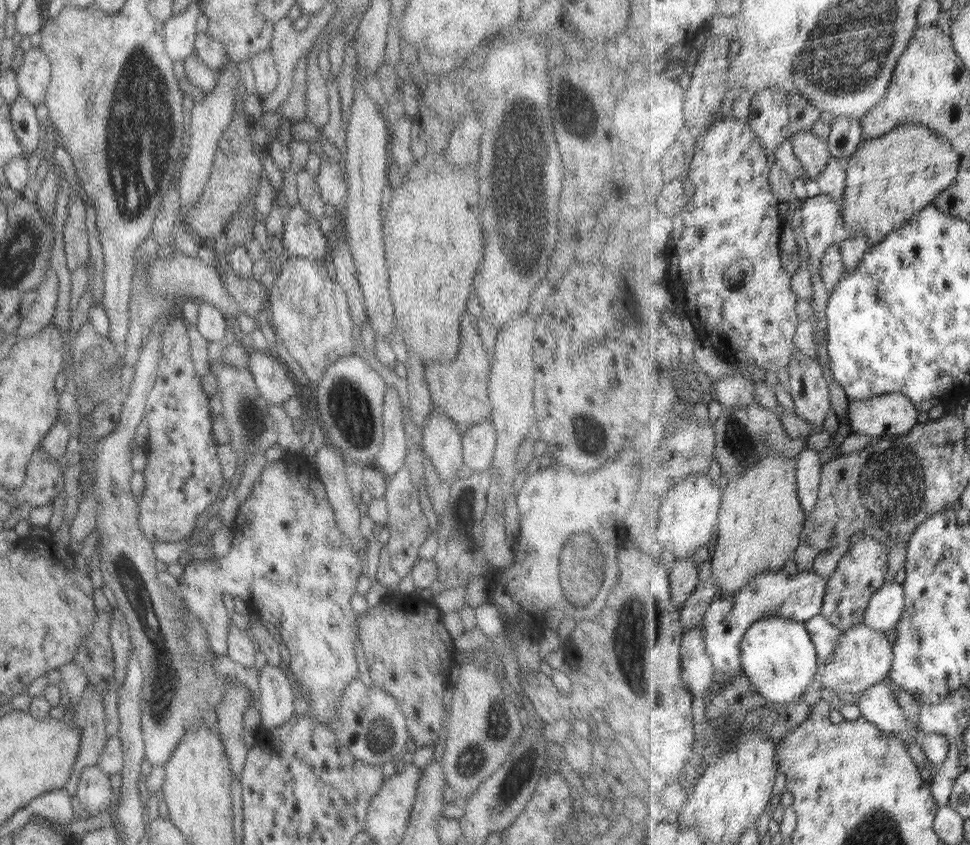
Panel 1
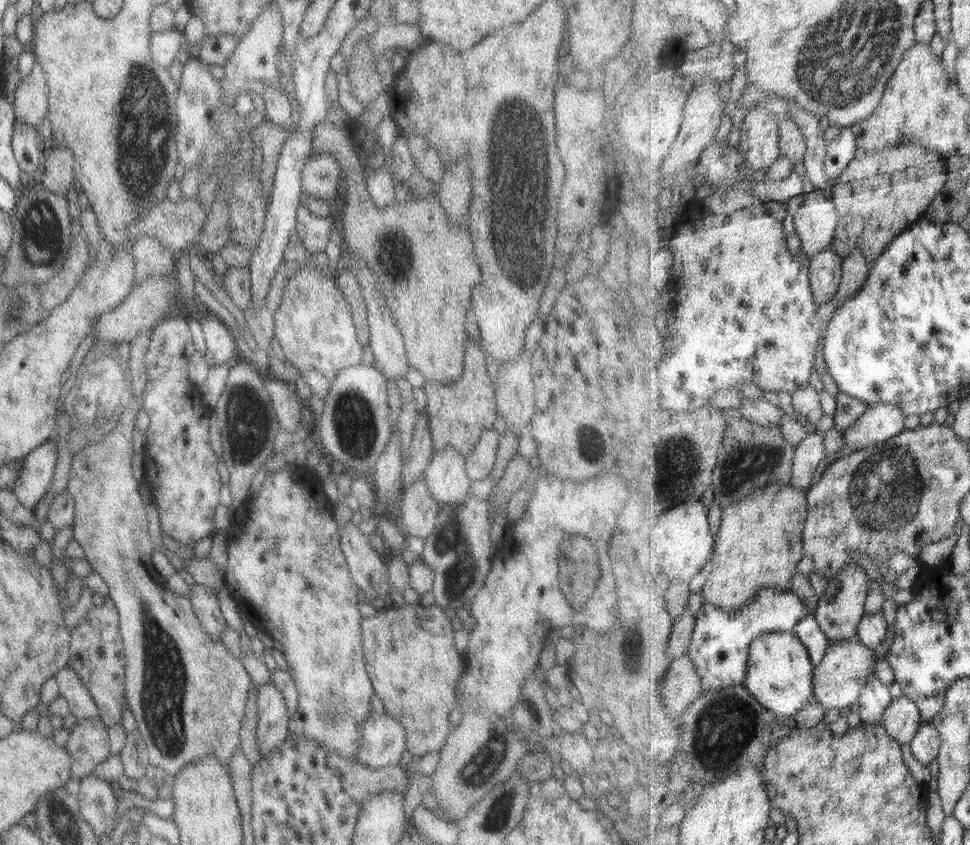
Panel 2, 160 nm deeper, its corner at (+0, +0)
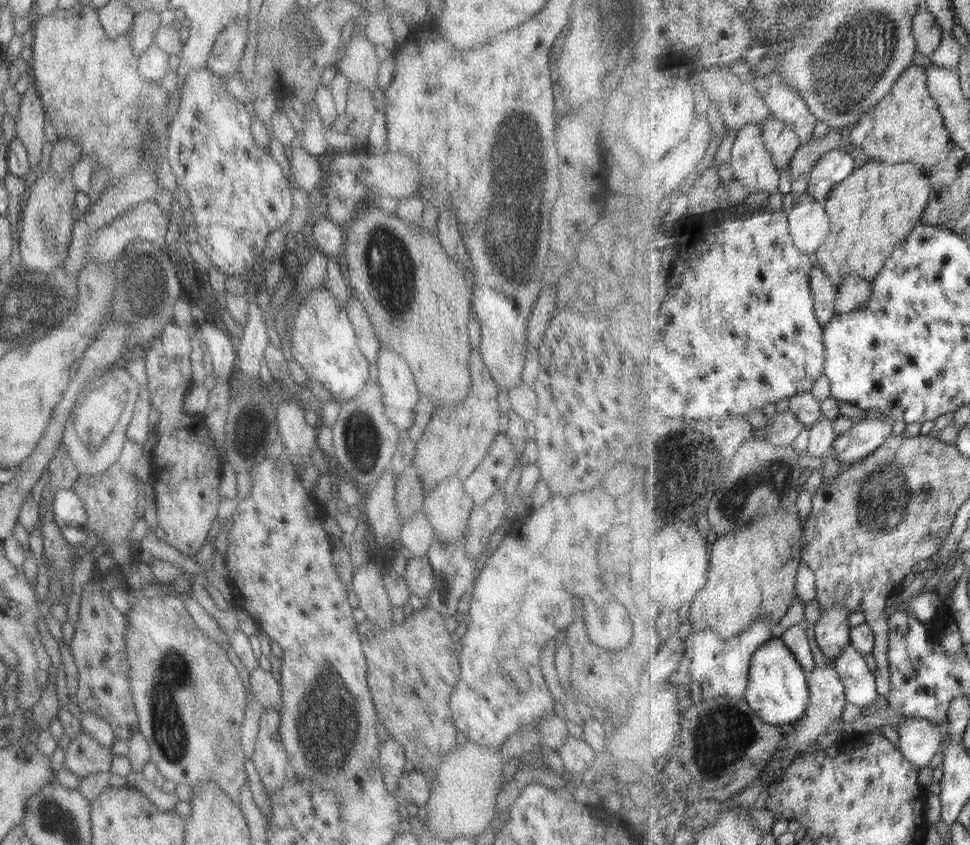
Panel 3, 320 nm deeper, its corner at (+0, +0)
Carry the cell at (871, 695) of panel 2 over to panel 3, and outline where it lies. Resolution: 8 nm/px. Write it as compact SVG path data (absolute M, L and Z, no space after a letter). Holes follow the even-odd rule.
M849 644L836 659L836 669L846 685L846 697L851 704L866 709L876 701L877 692L875 672L869 670L865 655Z

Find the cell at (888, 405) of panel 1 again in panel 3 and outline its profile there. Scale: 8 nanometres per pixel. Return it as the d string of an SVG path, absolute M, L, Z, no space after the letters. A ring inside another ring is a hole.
M889 415L858 421L849 432L838 435L831 450L833 457L847 468L865 461L893 434L891 421Z

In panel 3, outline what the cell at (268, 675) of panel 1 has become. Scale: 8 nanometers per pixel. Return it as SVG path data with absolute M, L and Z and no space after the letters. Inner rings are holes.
M263 709L258 718L254 751L250 758L264 792L276 792L286 784L288 758L278 733L278 712Z

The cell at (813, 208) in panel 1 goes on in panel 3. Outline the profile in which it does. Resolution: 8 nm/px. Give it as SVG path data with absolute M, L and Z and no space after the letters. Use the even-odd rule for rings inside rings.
M808 192L796 198L793 208L784 217L790 222L794 243L805 254L815 255L831 232L825 203L817 202Z

